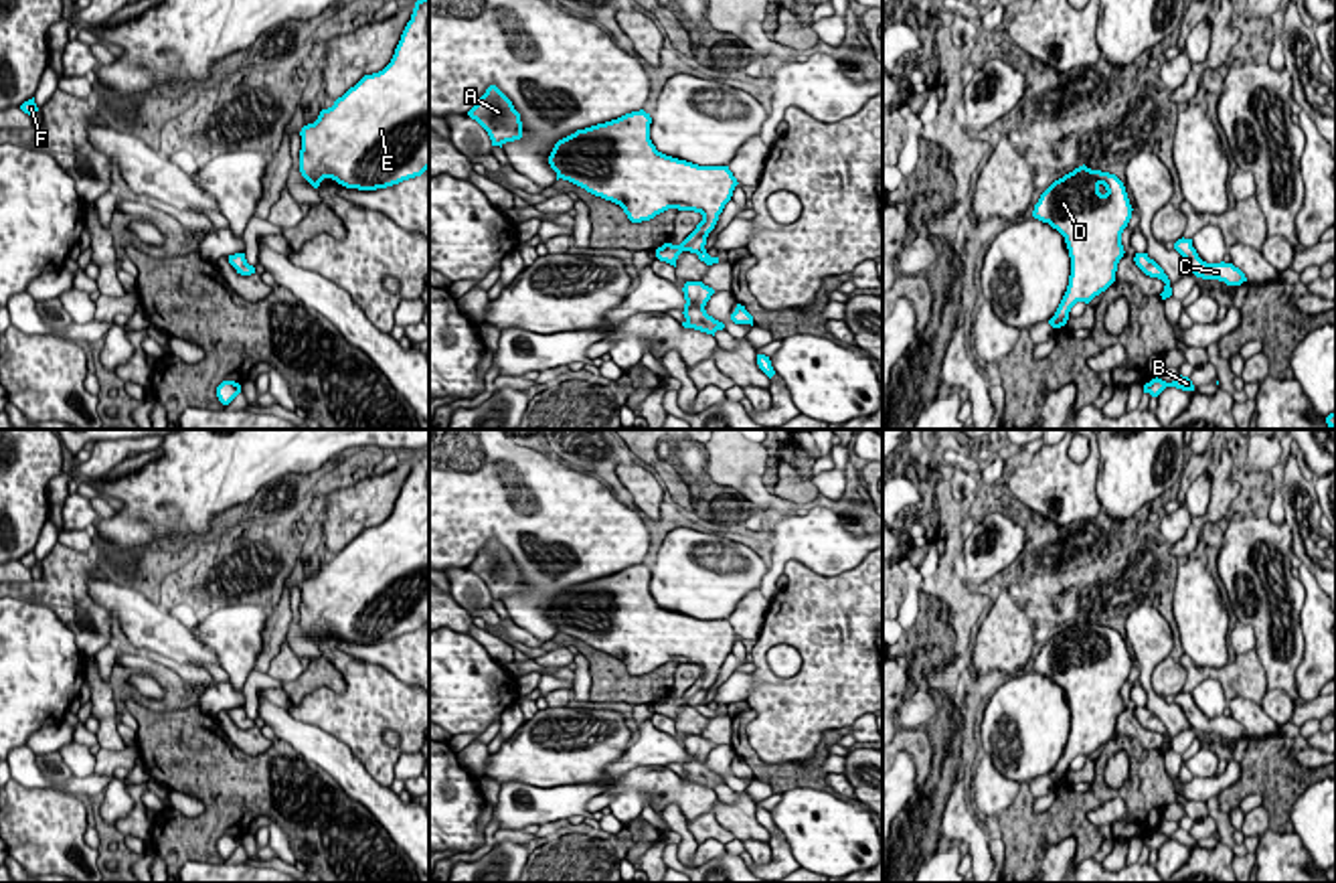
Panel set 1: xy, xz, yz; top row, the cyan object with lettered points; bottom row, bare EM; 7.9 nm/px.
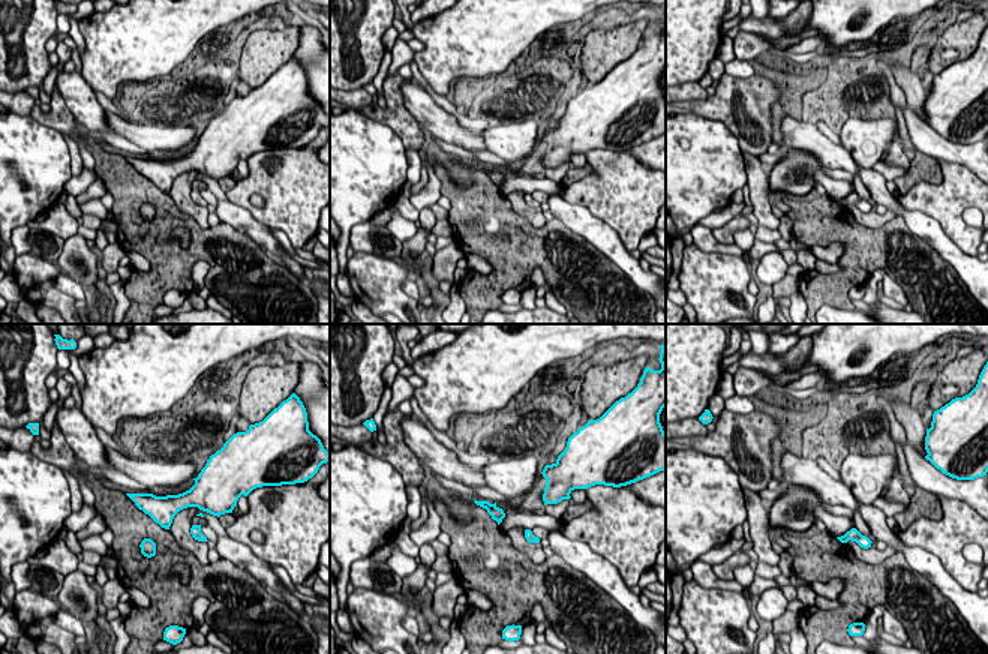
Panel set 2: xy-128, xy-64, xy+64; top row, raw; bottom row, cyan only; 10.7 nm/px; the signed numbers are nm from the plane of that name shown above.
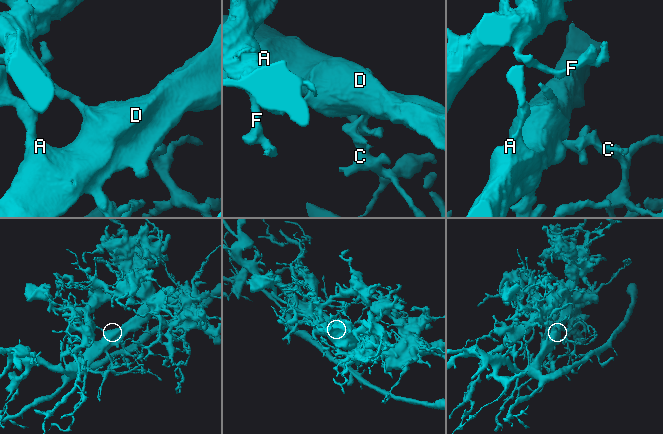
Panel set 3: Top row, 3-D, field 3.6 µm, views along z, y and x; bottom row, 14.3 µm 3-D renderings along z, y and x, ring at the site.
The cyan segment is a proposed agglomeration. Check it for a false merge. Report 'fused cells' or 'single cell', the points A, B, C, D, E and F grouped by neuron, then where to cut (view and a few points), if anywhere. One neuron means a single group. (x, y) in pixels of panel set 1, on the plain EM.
single cell | A B C D E F | no cut

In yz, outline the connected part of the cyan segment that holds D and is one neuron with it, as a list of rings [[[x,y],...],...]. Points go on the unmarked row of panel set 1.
[[[1085,618],[1055,634],[1034,658],[1032,670],[1057,683],[1067,697],[1071,729],[1049,774],[1061,782],[1077,755],[1089,757],[1115,735],[1123,711],[1121,687],[1132,672],[1123,636]]]

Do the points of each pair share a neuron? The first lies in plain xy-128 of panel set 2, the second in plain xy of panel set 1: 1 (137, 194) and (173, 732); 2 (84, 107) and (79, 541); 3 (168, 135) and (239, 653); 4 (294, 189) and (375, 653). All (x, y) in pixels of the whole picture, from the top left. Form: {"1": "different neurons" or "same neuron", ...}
{"1": "same neuron", "2": "different neurons", "3": "same neuron", "4": "different neurons"}

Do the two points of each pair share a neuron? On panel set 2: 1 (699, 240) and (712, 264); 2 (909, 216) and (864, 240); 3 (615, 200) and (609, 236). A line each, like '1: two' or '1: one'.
1: two
2: two
3: two

